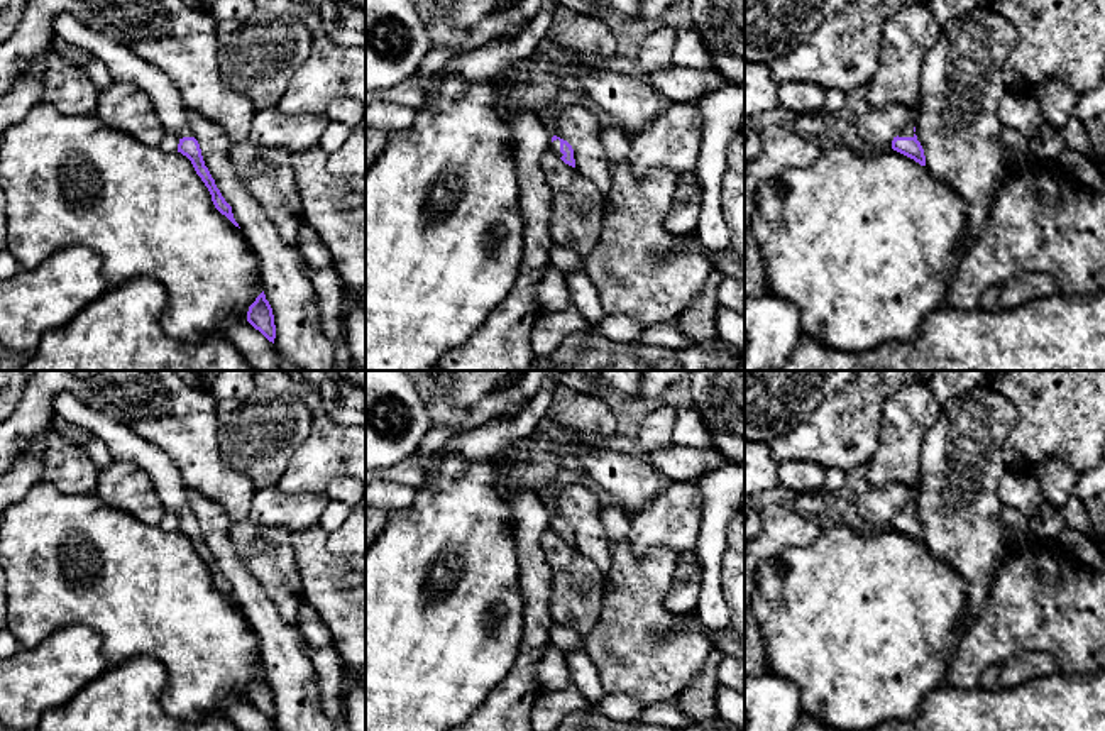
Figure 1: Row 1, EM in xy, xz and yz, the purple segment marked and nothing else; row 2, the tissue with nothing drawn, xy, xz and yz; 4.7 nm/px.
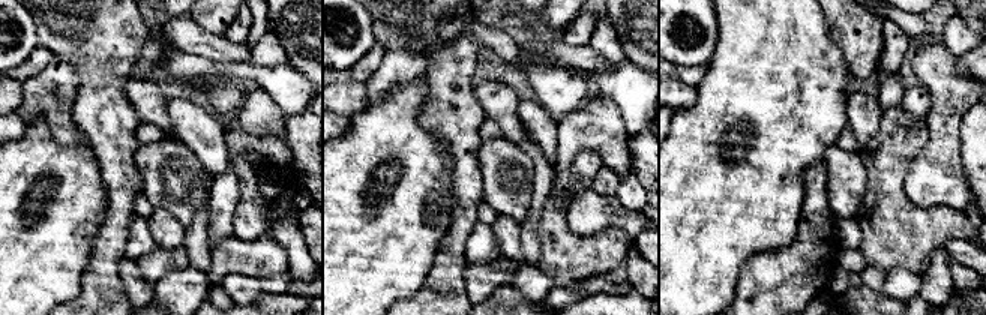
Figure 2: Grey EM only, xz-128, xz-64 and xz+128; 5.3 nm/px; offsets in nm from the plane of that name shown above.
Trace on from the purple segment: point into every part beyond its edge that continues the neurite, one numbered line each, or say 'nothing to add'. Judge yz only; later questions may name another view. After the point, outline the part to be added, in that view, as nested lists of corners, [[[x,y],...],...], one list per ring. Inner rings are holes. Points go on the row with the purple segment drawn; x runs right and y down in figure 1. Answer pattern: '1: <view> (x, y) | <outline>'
1: yz (907, 131) | [[[915,103],[915,105],[912,105],[910,108],[909,108],[909,112],[910,112],[910,120],[909,120],[909,124],[899,132],[899,137],[914,137],[914,127],[915,127],[915,117],[917,117],[917,113],[919,113],[919,103]]]

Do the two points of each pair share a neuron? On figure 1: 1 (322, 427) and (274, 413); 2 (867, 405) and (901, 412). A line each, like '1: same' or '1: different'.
1: different
2: different

